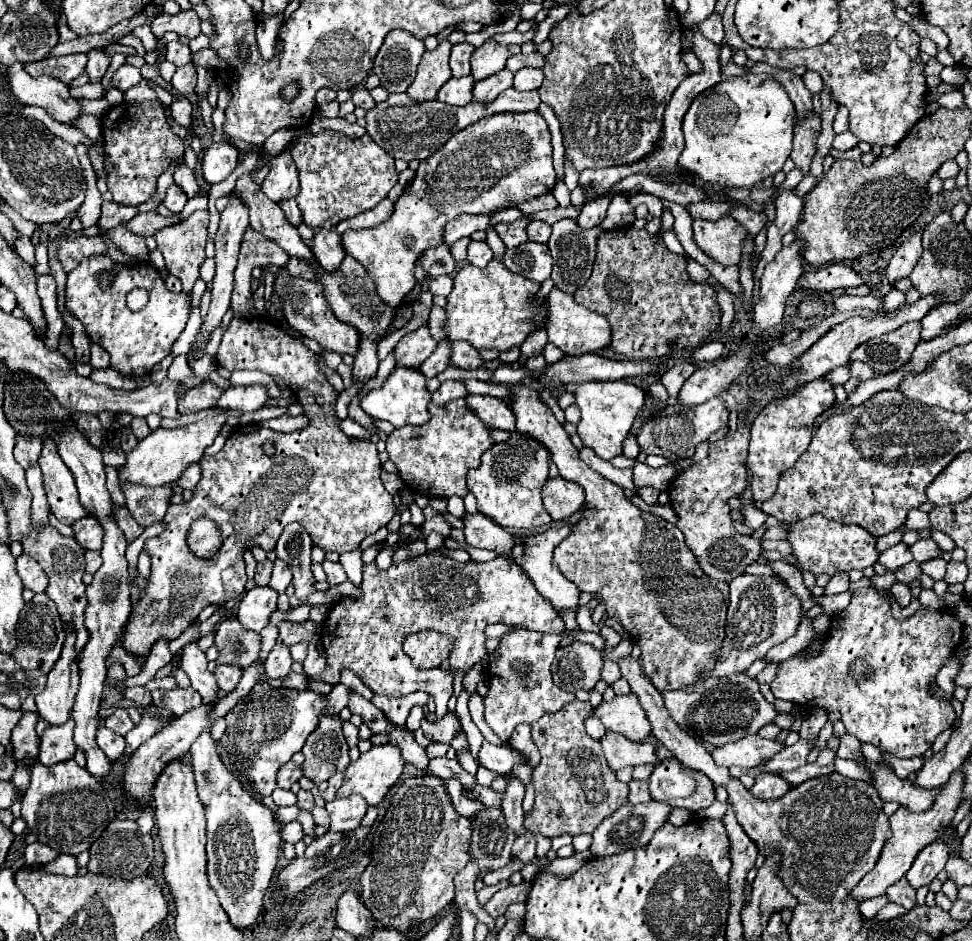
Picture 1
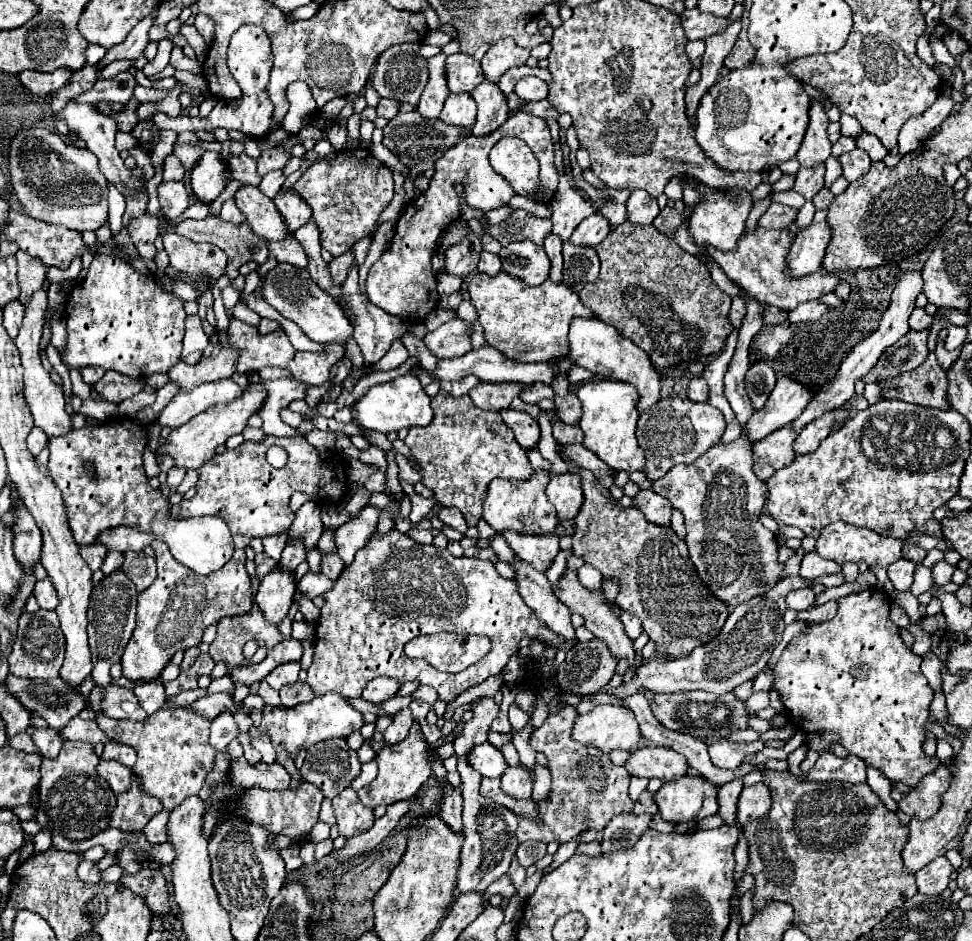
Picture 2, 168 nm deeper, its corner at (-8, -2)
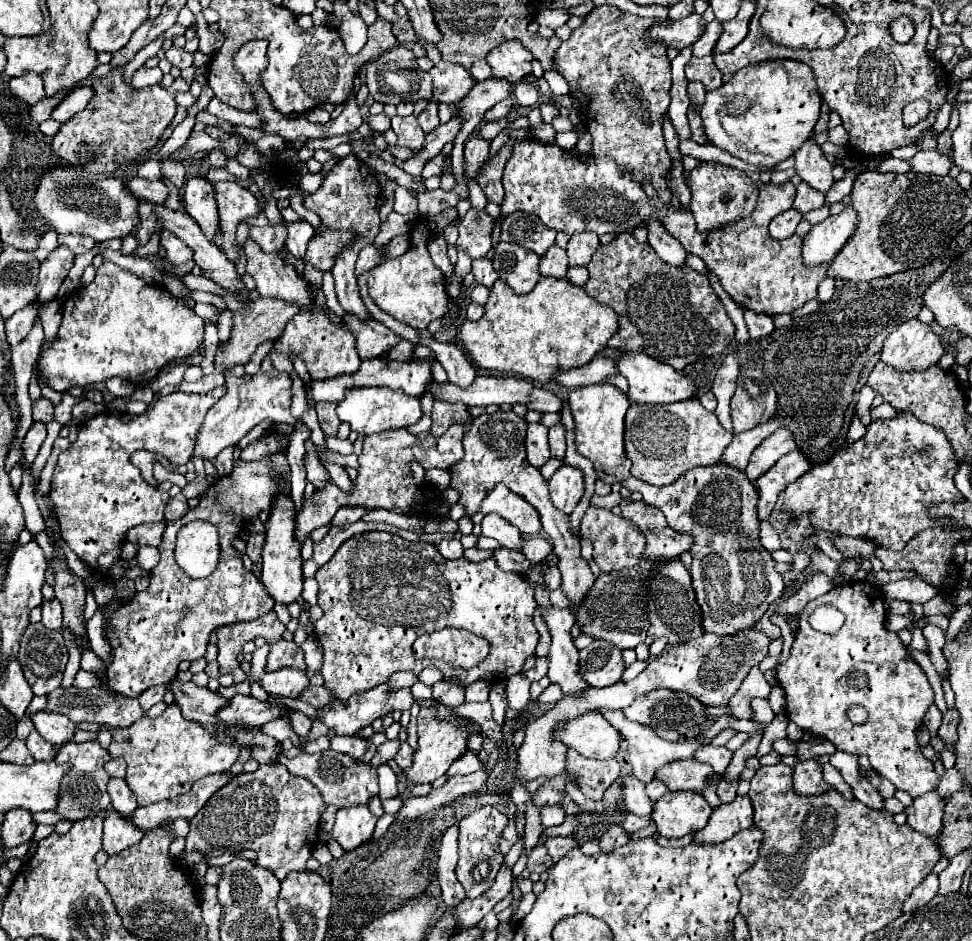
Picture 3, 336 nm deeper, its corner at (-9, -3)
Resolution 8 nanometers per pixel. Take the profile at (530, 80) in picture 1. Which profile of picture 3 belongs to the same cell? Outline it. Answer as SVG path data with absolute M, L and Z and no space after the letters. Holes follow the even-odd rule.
M522 79L514 85L514 97L516 97L516 103L522 107L534 107L540 101L538 87L530 79Z

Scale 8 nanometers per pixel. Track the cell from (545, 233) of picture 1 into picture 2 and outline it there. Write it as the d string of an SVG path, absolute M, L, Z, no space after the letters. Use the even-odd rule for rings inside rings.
M549 234L545 238L543 248L550 259L550 279L554 282L561 282L563 277L563 256L562 240L557 234Z

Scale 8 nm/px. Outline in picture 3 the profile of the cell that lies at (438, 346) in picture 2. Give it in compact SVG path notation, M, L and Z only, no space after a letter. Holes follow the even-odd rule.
M540 277L540 281L536 283L536 287L534 287L530 293L526 293L526 295L518 295L518 293L514 293L514 291L510 289L510 285L506 285L504 281L498 279L498 281L492 285L492 289L490 289L490 299L488 299L488 303L486 303L486 313L484 313L483 317L478 321L465 320L464 323L462 323L462 329L460 329L458 339L460 339L460 343L462 343L464 351L466 351L466 355L468 355L476 365L478 365L478 363L484 363L484 369L514 371L514 373L518 373L518 375L522 375L522 377L528 377L528 379L532 379L532 381L538 381L538 383L552 383L552 381L554 381L554 375L556 375L558 369L560 369L560 371L568 371L568 369L572 369L572 367L588 365L590 359L596 357L596 355L606 347L608 339L616 333L616 327L618 327L618 317L616 317L616 313L612 311L612 307L608 307L608 305L600 305L596 299L588 297L588 293L584 291L584 287L576 287L576 285L568 283L566 279Z

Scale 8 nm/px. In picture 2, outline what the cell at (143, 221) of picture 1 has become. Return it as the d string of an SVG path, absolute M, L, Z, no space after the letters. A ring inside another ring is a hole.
M159 218L159 236L167 234L167 232L175 232L179 236L191 238L195 242L215 242L215 246L219 246L225 254L227 254L227 267L225 274L234 280L238 276L239 267L249 260L255 260L257 264L263 264L269 258L265 240L259 238L257 234L251 232L249 224L229 224L223 222L221 218L205 218L205 220L183 220L179 224L169 224L167 218Z

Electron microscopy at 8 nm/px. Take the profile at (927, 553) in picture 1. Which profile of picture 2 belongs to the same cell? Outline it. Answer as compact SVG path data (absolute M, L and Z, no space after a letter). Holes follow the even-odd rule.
M939 560L933 564L933 578L937 584L947 584L955 572L955 566L951 566L947 560Z

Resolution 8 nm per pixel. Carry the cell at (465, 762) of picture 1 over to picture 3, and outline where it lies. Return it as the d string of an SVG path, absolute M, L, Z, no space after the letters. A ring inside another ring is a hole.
M480 807L478 811L474 811L472 815L460 821L458 825L460 827L460 861L456 865L456 875L468 899L478 897L492 887L494 877L504 863L504 857L500 855L500 849L498 849L498 837L506 823L508 823L508 817L494 807Z

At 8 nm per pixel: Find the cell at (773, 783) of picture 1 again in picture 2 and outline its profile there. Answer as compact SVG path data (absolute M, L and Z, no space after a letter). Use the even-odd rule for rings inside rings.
M759 782L749 788L743 788L739 796L739 822L747 824L763 814L767 814L767 808L771 808L771 790L767 790L767 784Z

